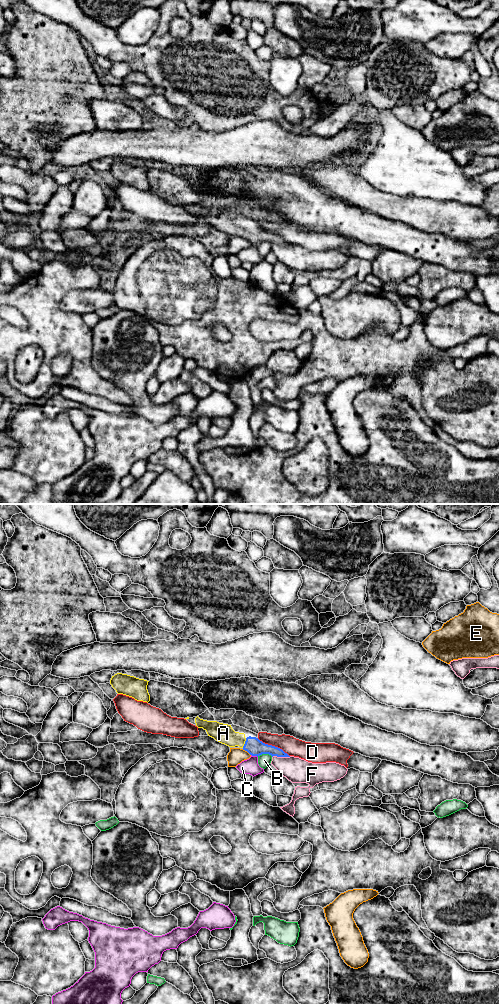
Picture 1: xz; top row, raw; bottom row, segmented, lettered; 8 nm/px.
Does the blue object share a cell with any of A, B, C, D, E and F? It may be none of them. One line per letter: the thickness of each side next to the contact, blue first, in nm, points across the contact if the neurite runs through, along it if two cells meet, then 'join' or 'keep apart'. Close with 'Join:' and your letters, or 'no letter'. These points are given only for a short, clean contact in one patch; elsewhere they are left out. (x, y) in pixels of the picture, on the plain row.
A: calibres 140 and 160 nm; way xz (255, 235), (245, 231), (223, 221); join
B: calibres 140 and 100 nm; border xz (257, 244), (262, 242), (270, 242), (272, 244); keep apart
C: calibres 140 and 130 nm; border xz (251, 242), (257, 245); keep apart
D: calibres 140 and 140 nm; keep apart
E: calibres 140 and 130 nm; keep apart
F: calibres 140 and 200 nm; keep apart
Join: A

